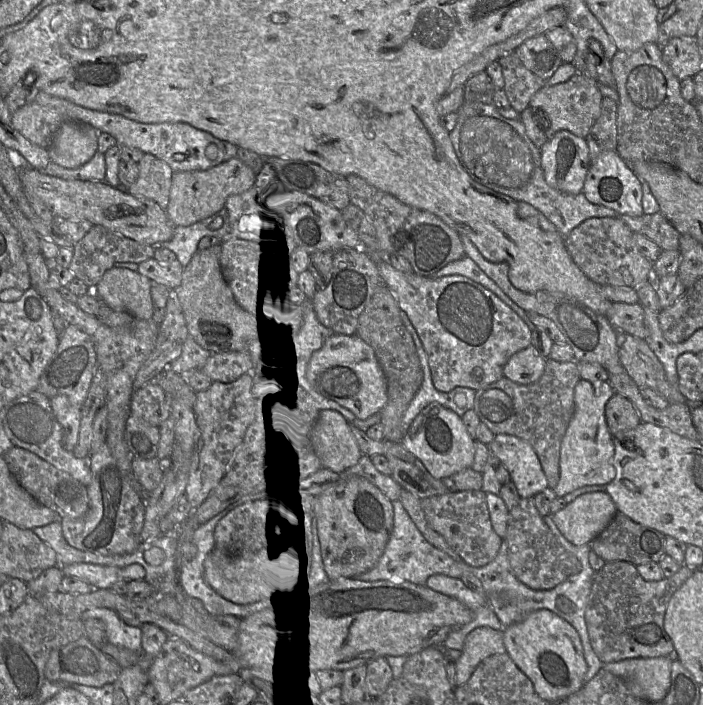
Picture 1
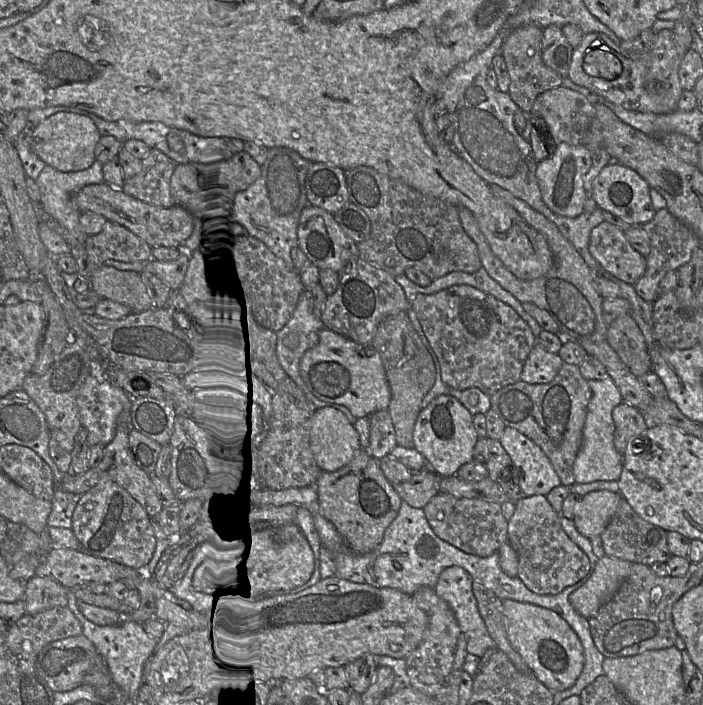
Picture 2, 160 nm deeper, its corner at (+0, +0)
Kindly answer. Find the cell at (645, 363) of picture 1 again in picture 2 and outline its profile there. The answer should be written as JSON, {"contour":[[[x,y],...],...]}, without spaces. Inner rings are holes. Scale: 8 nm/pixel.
{"contour":[[[630,313],[620,315],[608,326],[606,340],[636,377],[651,371],[644,336]]]}

